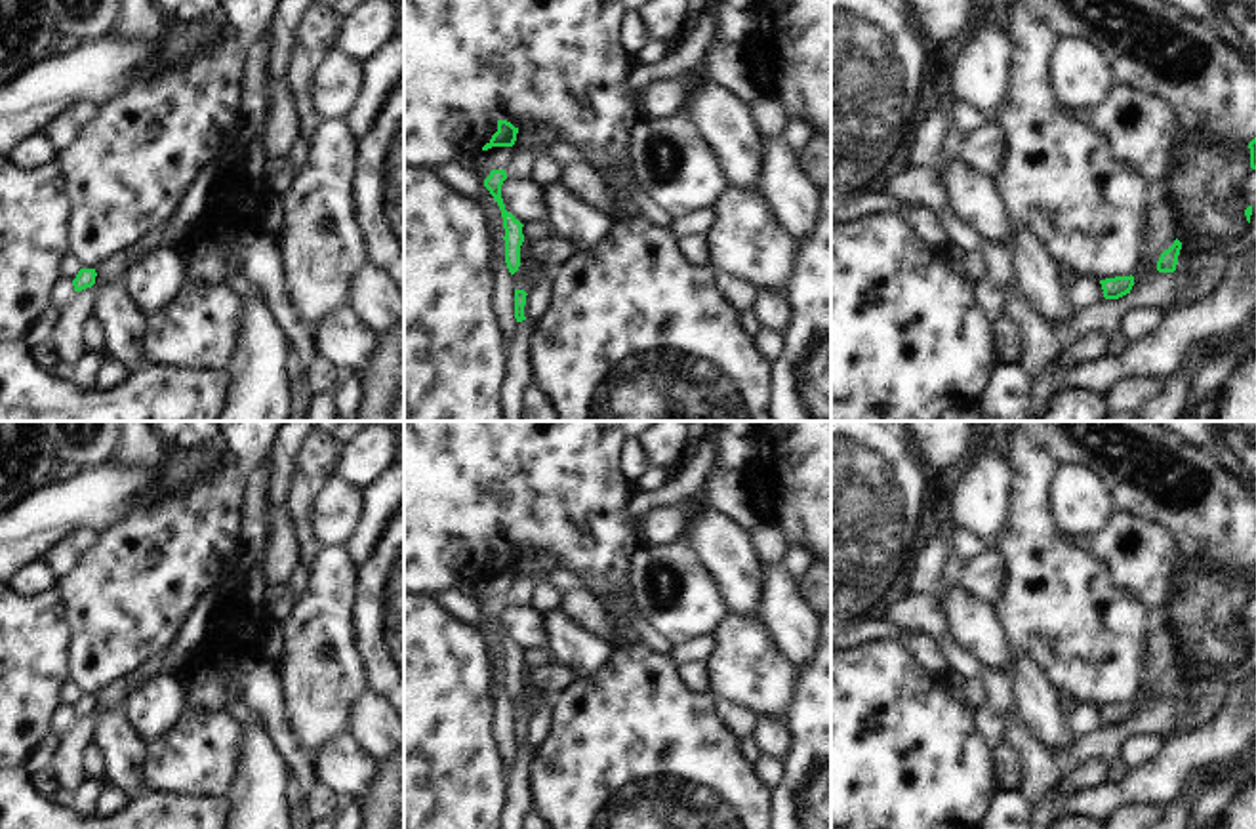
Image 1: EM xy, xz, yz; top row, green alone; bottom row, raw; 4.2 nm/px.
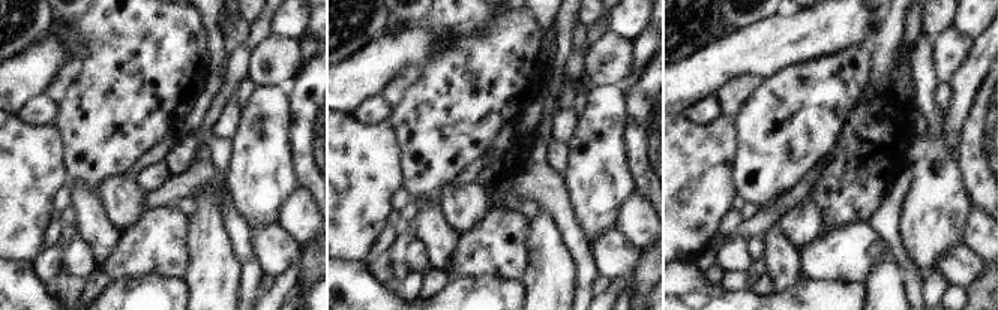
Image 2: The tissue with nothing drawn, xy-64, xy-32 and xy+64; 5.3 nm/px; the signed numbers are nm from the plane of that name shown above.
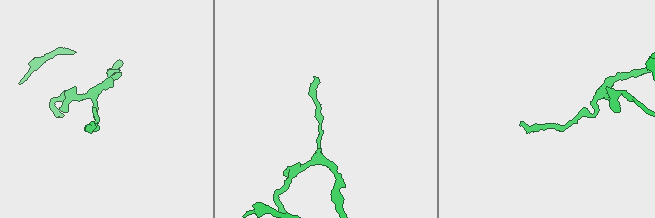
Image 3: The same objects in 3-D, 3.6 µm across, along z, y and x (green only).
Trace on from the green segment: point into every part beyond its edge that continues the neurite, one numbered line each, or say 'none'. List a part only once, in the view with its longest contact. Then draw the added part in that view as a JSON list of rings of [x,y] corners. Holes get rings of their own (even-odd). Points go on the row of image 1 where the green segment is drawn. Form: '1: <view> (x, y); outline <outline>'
none

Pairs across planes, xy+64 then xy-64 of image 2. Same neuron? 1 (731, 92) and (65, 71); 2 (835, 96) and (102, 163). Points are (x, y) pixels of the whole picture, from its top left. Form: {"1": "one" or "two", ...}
{"1": "one", "2": "one"}

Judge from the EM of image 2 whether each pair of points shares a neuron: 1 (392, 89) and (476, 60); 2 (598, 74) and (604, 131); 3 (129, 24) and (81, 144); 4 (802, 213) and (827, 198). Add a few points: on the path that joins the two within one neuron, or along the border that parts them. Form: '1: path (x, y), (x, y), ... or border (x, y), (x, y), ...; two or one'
1: border (417, 66), (417, 77), (392, 108); two
2: border (619, 84), (595, 87); two
3: path (120, 54), (101, 92), (101, 114); one
4: border (809, 193), (823, 226); two

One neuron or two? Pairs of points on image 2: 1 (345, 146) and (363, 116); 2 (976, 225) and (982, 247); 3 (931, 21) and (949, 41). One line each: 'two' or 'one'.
1: two
2: one
3: two

